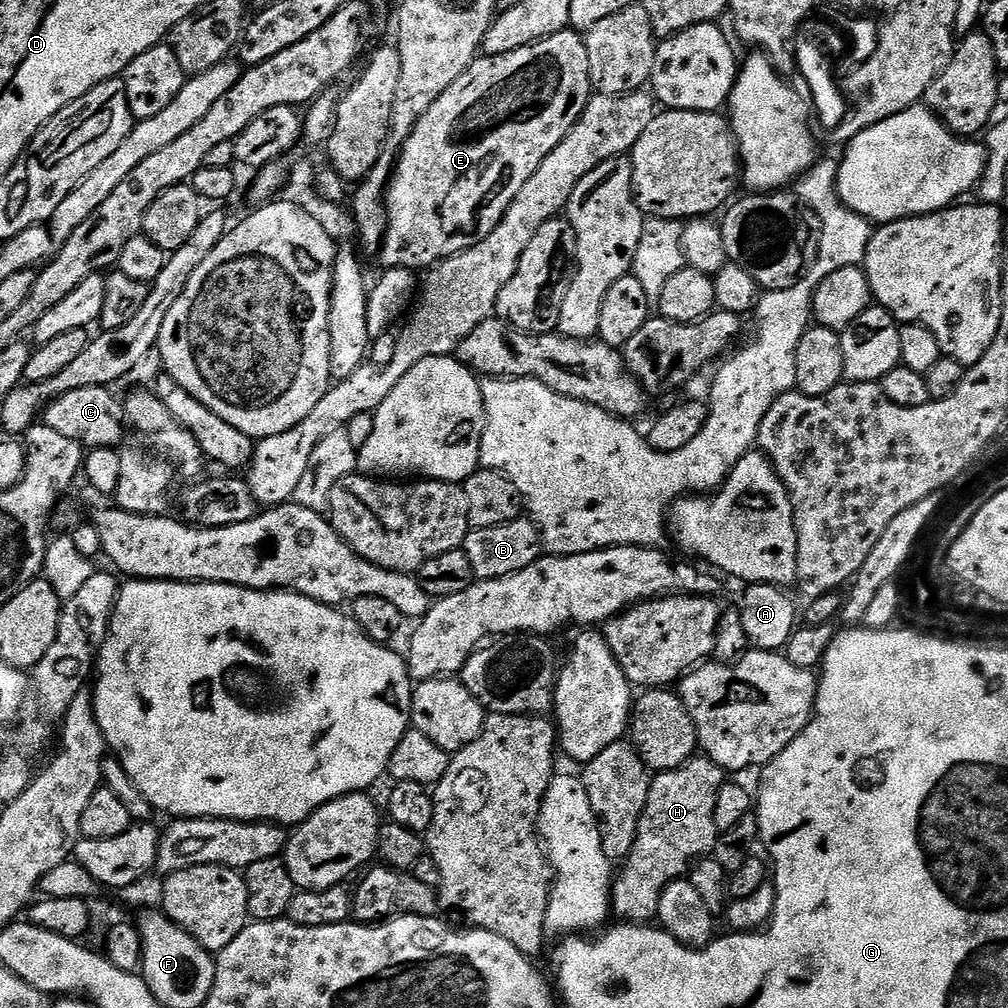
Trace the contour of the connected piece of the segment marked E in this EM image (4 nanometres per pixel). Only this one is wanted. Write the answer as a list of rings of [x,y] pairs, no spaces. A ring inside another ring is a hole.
[[[565,30],[553,36],[547,36],[545,40],[539,40],[530,46],[522,46],[522,50],[510,50],[510,54],[481,55],[476,59],[464,71],[462,78],[458,78],[458,82],[454,82],[454,86],[450,86],[450,90],[446,90],[446,94],[442,94],[442,98],[438,98],[438,102],[434,102],[434,106],[430,106],[430,110],[426,110],[426,114],[422,114],[418,126],[414,126],[410,138],[400,149],[392,179],[388,181],[386,197],[388,229],[384,235],[384,244],[378,253],[378,260],[384,263],[383,267],[385,269],[419,270],[418,268],[424,268],[423,270],[428,270],[439,264],[441,260],[470,250],[470,246],[482,242],[482,238],[486,238],[490,234],[490,230],[494,230],[494,226],[498,226],[498,222],[502,222],[506,210],[514,202],[514,198],[518,198],[518,190],[522,190],[522,186],[526,186],[526,182],[530,182],[530,178],[539,170],[542,161],[555,150],[558,142],[562,142],[562,138],[566,138],[572,125],[580,121],[580,115],[586,110],[588,101],[592,99],[593,95],[594,89],[591,82],[590,61],[587,57],[585,37],[576,30]]]

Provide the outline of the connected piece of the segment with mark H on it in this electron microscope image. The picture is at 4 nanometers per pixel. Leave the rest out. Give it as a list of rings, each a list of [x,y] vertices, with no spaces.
[[[700,754],[683,764],[674,772],[661,772],[651,777],[644,813],[638,826],[638,834],[627,860],[612,886],[611,911],[620,915],[624,922],[652,922],[657,919],[656,911],[662,894],[670,882],[687,877],[696,861],[715,853],[718,833],[714,826],[714,802],[722,785],[726,783],[726,773],[713,760]]]

